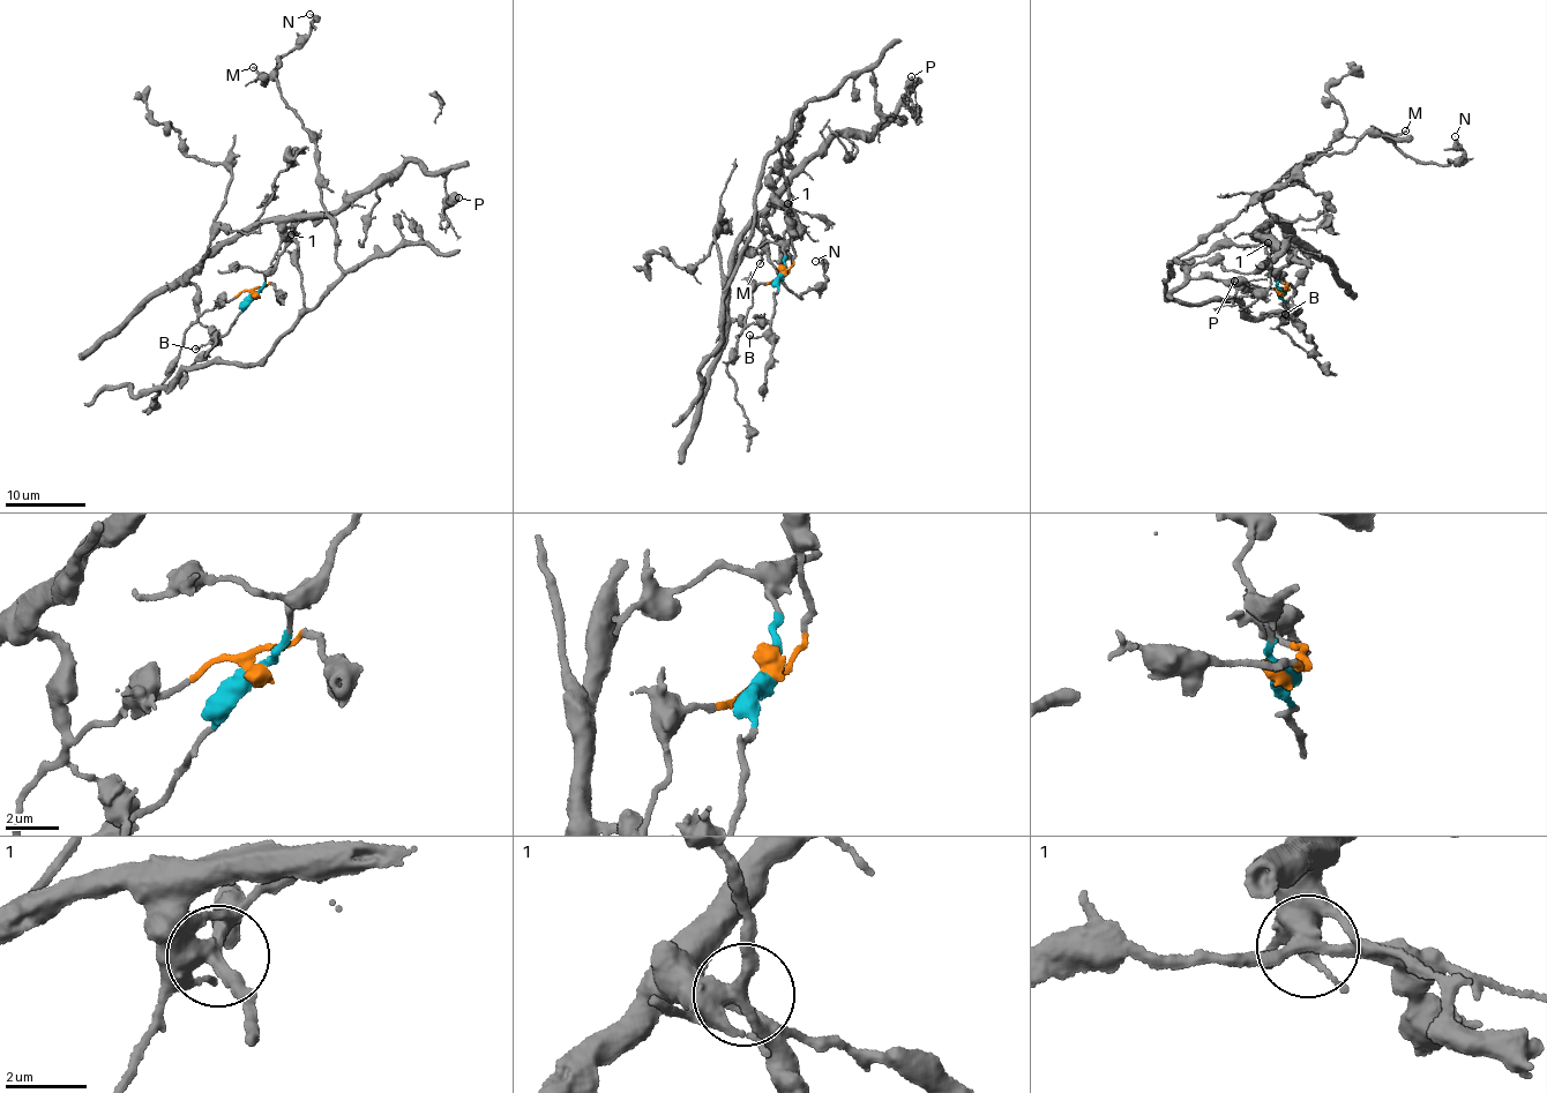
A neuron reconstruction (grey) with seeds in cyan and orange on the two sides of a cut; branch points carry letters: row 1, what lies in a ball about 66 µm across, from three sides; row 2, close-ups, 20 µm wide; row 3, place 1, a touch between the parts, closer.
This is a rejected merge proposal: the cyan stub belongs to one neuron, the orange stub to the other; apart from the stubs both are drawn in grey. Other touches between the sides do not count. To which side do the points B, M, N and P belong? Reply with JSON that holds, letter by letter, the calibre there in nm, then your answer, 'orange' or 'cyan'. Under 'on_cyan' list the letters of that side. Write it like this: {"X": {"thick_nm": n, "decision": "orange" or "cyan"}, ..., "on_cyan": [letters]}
{"B": {"thick_nm": 190, "decision": "cyan"}, "M": {"thick_nm": 180, "decision": "cyan"}, "N": {"thick_nm": 110, "decision": "cyan"}, "P": {"thick_nm": 600, "decision": "orange"}, "on_cyan": ["B", "M", "N"]}

